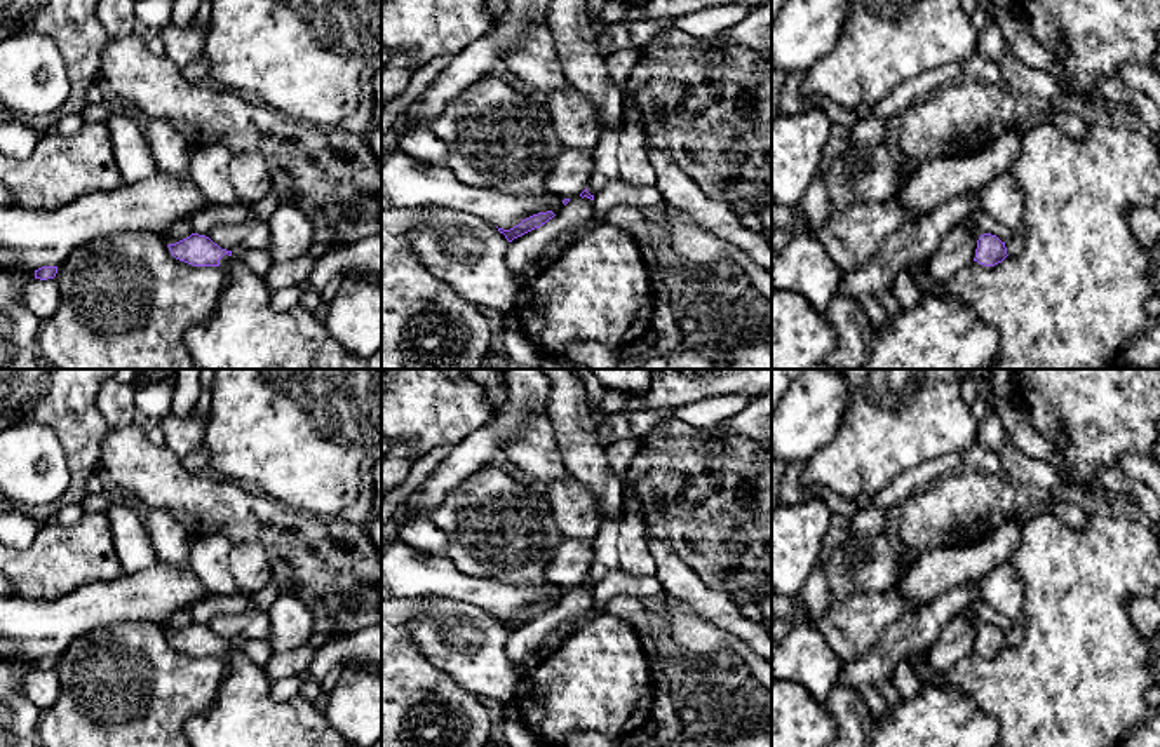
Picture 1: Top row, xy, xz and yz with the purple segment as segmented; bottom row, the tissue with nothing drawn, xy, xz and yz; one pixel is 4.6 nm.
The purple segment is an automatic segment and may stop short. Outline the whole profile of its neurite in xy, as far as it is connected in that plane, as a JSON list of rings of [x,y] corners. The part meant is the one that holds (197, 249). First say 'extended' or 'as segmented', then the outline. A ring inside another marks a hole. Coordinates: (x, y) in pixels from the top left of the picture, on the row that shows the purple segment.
extended | [[[192,233],[167,247],[179,261],[193,266],[219,266],[226,272],[226,284],[214,310],[183,336],[197,369],[381,369],[381,350],[369,357],[350,353],[331,336],[326,322],[301,305],[277,312],[272,306],[273,291],[265,279],[209,237]]]

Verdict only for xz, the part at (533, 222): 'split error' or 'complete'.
complete

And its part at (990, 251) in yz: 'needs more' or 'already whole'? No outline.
already whole

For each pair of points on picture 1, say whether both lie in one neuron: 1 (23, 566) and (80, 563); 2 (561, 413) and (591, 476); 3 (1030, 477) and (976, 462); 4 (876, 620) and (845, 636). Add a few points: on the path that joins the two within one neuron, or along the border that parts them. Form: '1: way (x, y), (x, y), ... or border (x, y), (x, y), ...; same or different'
1: way (37, 566), (67, 563); same
2: way (573, 429), (586, 460); same
3: border (977, 444), (998, 455), (1004, 472); different
4: way (870, 620), (861, 620), (852, 629); same

